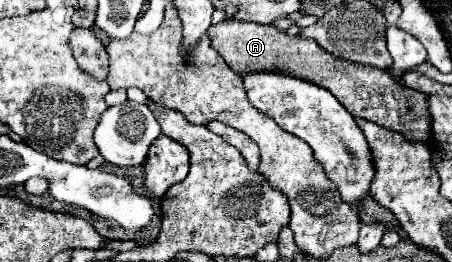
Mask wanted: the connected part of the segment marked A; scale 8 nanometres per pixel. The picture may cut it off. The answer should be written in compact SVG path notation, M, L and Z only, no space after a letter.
M228 19L212 25L208 29L208 35L212 39L212 47L216 47L216 51L238 75L244 75L248 71L280 71L298 79L306 79L328 89L354 117L364 117L380 127L398 131L408 141L420 141L428 145L428 141L432 139L428 97L398 83L388 71L338 59L334 55L328 55L322 47L318 49L316 41L300 35L288 35L270 25Z

